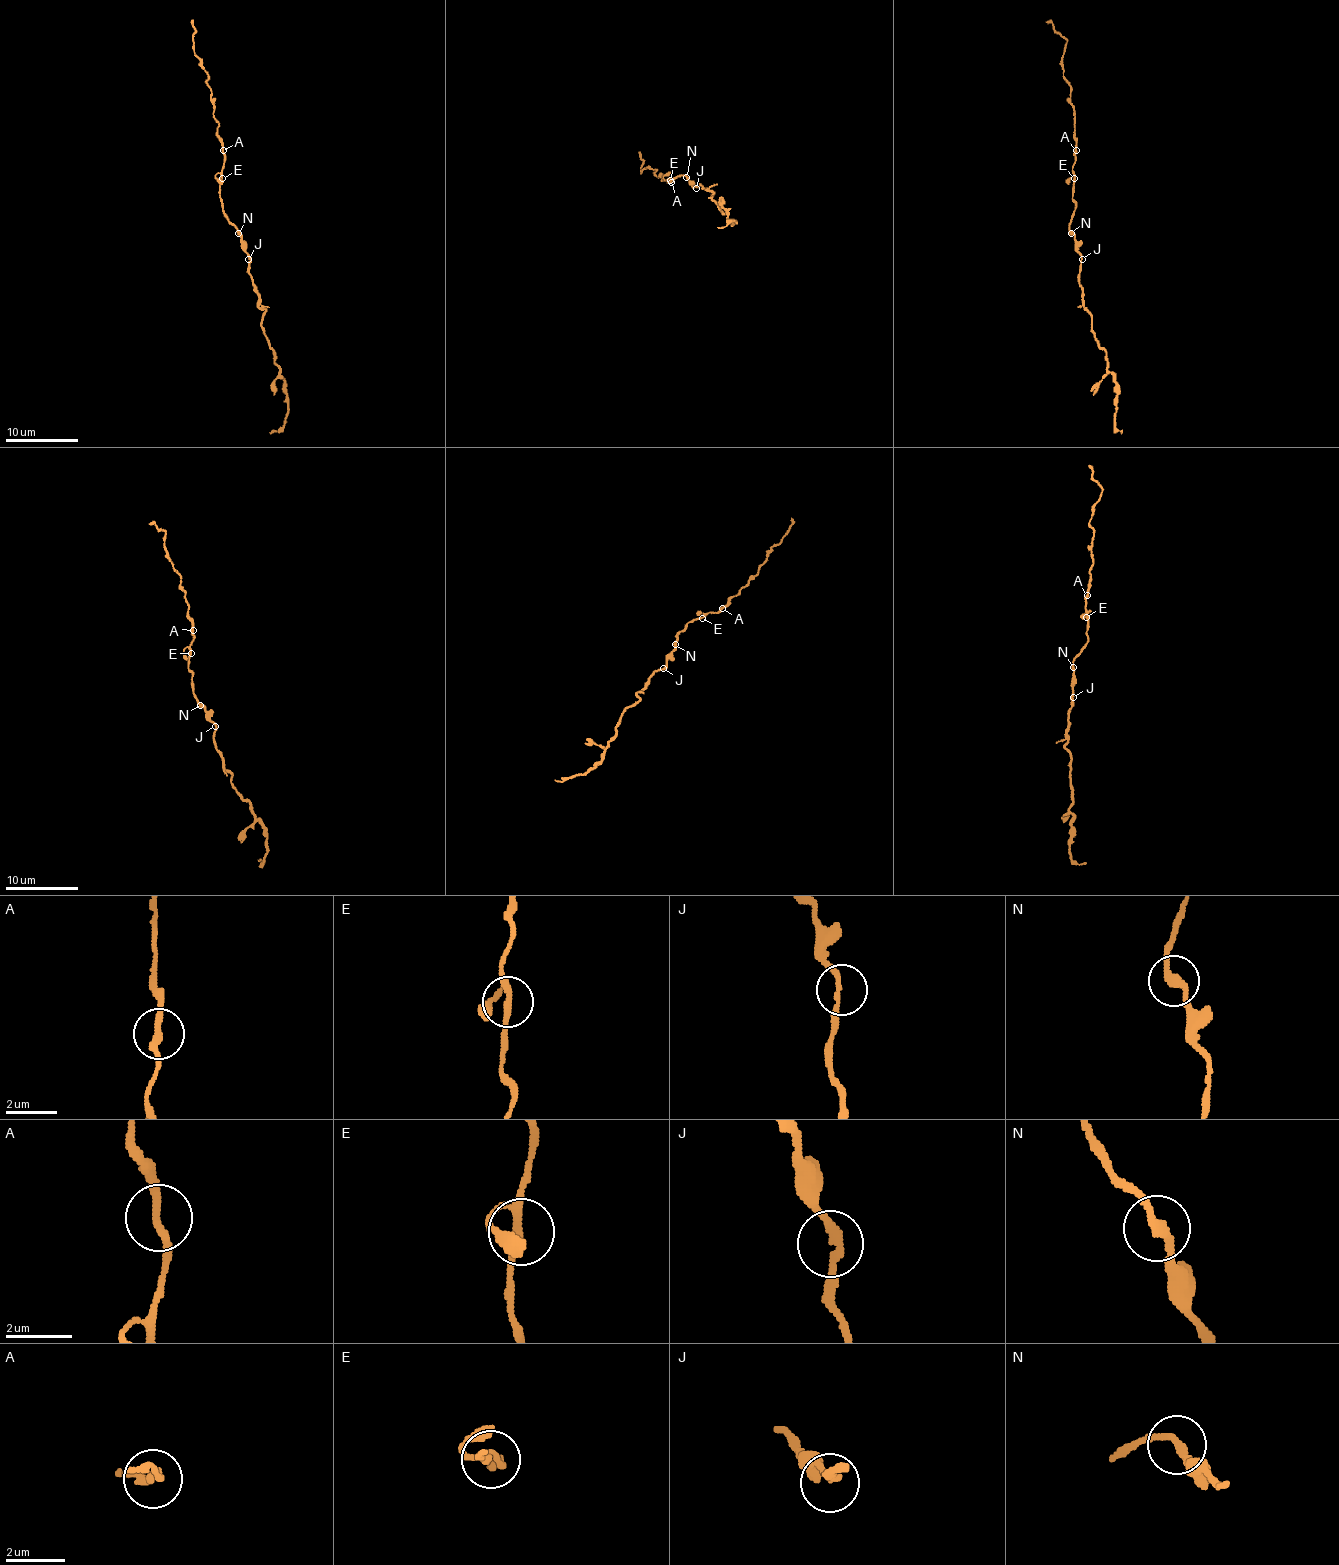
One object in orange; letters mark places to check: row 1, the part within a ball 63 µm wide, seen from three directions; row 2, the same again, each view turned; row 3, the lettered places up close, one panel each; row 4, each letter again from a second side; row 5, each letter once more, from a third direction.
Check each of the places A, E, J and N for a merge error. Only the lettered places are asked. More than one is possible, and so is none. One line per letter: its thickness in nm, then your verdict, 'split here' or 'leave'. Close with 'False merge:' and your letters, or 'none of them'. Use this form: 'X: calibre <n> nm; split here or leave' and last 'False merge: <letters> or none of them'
A: calibre 240 nm; leave
E: calibre 190 nm; leave
J: calibre 200 nm; leave
N: calibre 260 nm; leave
False merge: none of them

